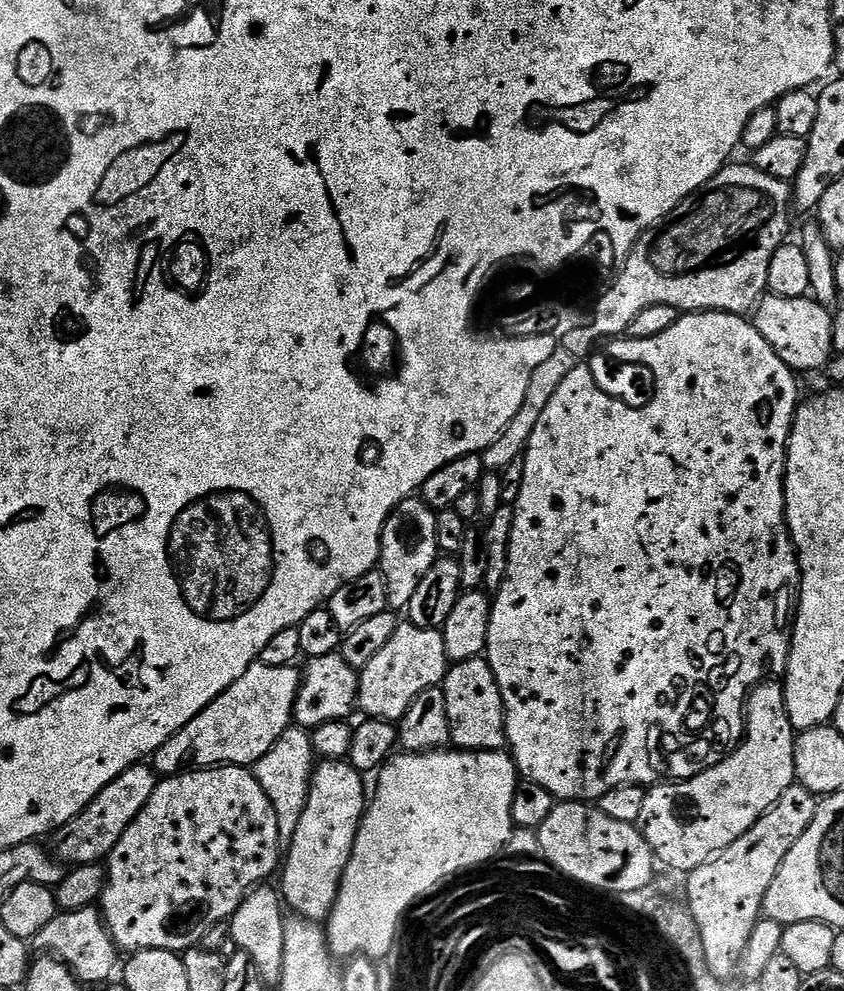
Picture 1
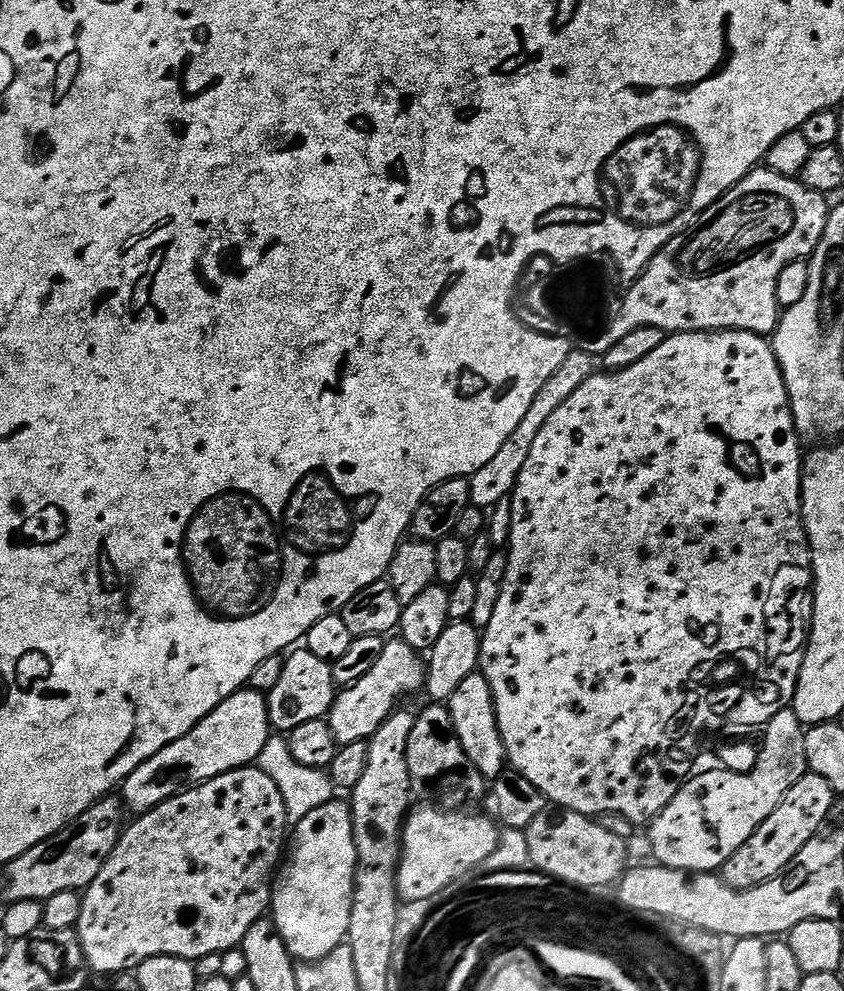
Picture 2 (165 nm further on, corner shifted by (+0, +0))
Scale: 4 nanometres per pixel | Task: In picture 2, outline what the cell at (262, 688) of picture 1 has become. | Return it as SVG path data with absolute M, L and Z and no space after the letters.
M245 686L210 710L210 714L206 714L206 718L202 718L202 722L195 724L189 732L182 734L182 738L162 746L154 758L146 758L138 770L130 773L122 785L123 807L129 813L143 814L179 792L218 778L223 772L255 765L269 735L268 697Z

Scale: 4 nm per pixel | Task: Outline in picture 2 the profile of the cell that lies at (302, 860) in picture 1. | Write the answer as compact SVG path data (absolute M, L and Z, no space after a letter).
M333 798L326 806L318 806L318 810L310 810L306 818L295 821L290 836L290 851L272 885L270 919L293 960L318 961L345 943L355 881L352 809L340 798Z

